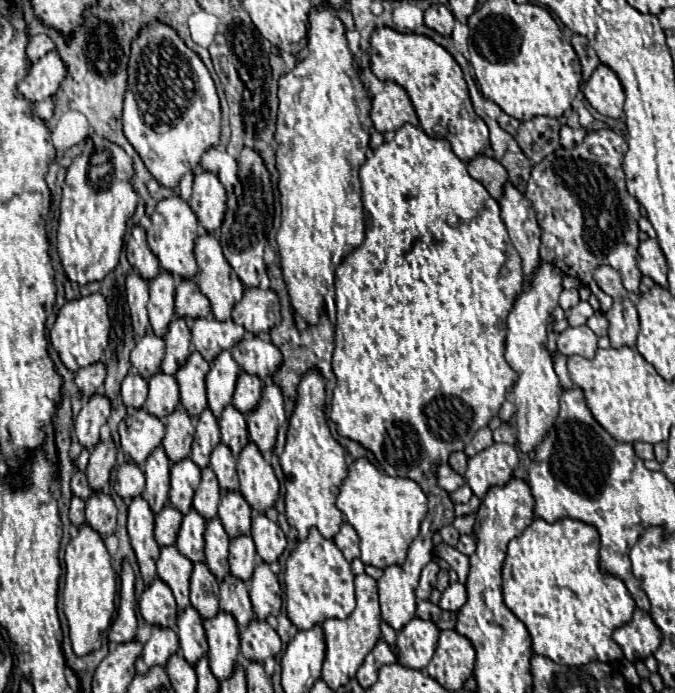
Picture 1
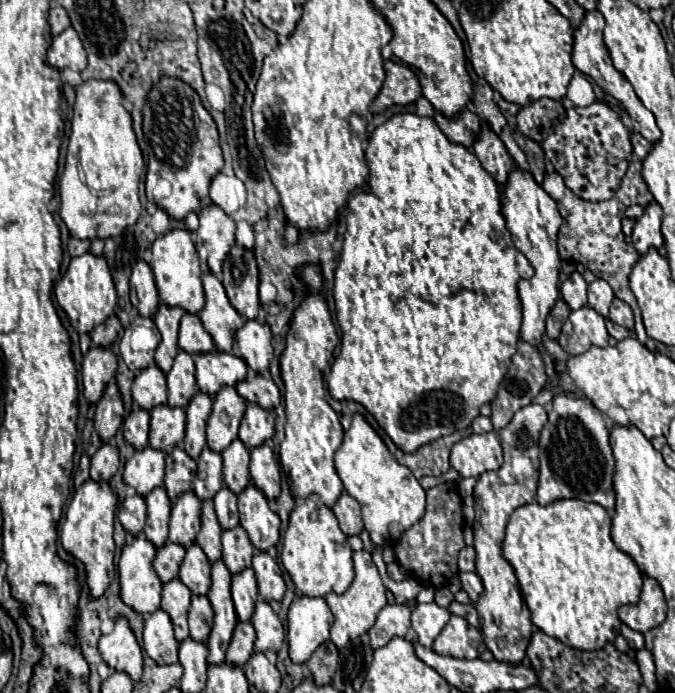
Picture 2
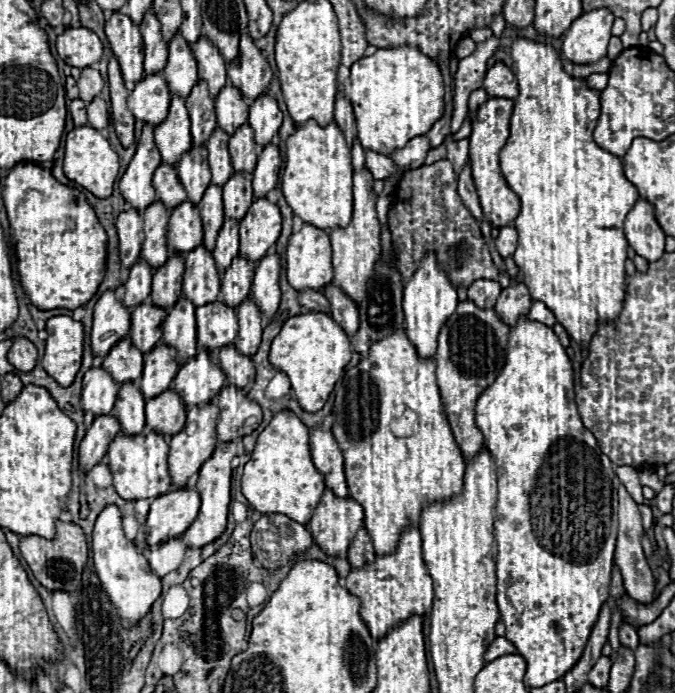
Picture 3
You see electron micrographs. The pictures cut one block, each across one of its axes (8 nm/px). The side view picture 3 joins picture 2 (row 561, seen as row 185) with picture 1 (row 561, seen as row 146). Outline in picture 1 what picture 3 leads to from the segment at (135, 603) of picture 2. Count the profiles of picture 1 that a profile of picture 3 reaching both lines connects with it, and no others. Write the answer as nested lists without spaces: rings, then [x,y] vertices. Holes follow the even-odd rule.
[[[142,496],[134,498],[128,508],[128,536],[144,584],[150,586],[156,578],[156,560],[160,556],[160,548],[154,544],[154,514]]]

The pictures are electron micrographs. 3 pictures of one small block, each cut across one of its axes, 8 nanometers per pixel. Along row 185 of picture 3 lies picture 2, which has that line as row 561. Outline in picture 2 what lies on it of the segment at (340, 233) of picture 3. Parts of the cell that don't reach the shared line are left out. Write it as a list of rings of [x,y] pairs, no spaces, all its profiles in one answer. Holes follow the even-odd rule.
[[[360,550],[360,552],[353,552],[352,560],[354,570],[356,570],[356,578],[350,584],[350,588],[342,596],[334,596],[334,594],[326,596],[326,604],[330,606],[330,610],[334,614],[334,624],[330,628],[330,640],[336,644],[338,650],[344,648],[354,638],[366,634],[374,626],[378,612],[386,606],[386,588],[384,588],[382,578],[372,562],[372,556],[364,550]]]

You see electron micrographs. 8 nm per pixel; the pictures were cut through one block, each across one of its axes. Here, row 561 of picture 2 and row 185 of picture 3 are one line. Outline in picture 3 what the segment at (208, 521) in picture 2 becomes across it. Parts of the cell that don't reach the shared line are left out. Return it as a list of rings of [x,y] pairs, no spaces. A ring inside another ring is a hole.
[[[210,184],[198,204],[202,212],[202,224],[204,224],[204,246],[208,250],[214,250],[214,242],[218,236],[218,230],[224,222],[224,210],[222,210],[222,188],[216,184]]]

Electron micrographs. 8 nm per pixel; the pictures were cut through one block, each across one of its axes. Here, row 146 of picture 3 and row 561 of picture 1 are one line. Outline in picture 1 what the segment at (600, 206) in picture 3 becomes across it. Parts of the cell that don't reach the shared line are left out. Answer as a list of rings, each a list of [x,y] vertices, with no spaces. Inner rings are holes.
[[[534,518],[534,522],[516,538],[510,540],[506,560],[502,564],[504,578],[504,602],[506,606],[524,622],[532,636],[532,648],[536,654],[554,660],[556,664],[578,666],[588,662],[616,662],[624,654],[620,646],[612,640],[614,628],[632,620],[636,608],[626,584],[600,570],[600,534],[592,524],[562,518],[556,522],[546,522]]]

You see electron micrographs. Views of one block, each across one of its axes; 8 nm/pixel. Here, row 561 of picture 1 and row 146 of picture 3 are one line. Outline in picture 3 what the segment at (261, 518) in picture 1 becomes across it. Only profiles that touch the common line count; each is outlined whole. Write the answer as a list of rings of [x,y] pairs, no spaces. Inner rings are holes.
[[[266,144],[258,156],[256,168],[254,168],[254,196],[262,198],[266,196],[276,184],[278,184],[278,172],[282,166],[280,150],[274,144]]]

